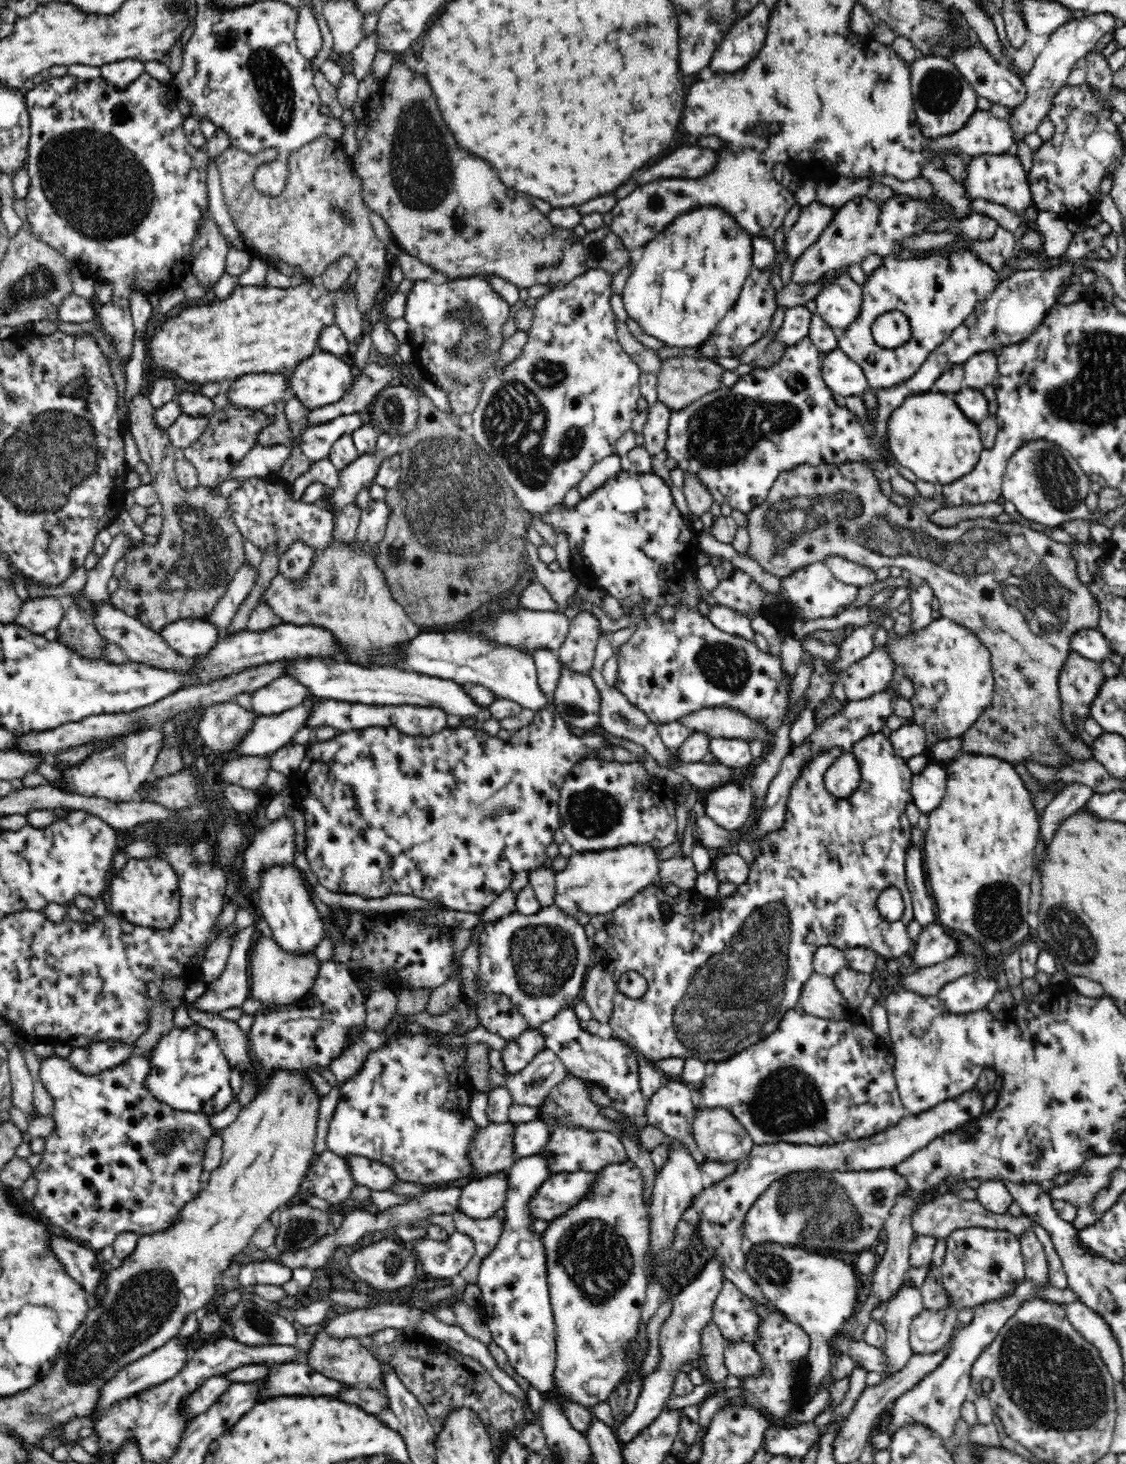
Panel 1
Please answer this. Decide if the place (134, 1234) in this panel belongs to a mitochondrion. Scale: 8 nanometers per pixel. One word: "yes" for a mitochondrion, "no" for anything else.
no

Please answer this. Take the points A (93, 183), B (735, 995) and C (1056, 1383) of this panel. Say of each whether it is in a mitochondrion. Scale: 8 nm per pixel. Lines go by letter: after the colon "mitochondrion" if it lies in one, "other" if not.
A: mitochondrion
B: mitochondrion
C: mitochondrion

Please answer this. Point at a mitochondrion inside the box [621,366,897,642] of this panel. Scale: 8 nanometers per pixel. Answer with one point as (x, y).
(721, 431)

